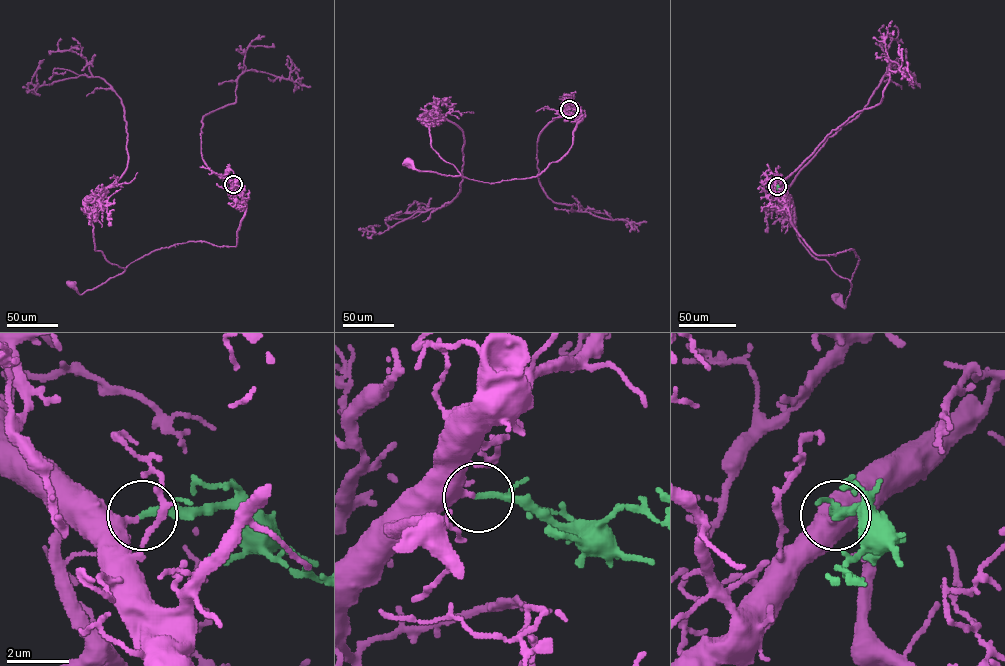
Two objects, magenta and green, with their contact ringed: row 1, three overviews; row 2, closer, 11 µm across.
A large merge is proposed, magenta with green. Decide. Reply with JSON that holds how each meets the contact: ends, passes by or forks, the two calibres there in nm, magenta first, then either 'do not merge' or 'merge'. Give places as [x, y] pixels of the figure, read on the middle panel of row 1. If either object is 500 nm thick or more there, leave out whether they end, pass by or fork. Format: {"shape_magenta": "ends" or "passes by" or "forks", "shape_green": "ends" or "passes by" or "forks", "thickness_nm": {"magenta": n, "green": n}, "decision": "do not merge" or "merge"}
{"shape_magenta": "ends", "shape_green": "passes by", "thickness_nm": {"magenta": 360, "green": 170}, "decision": "merge"}

